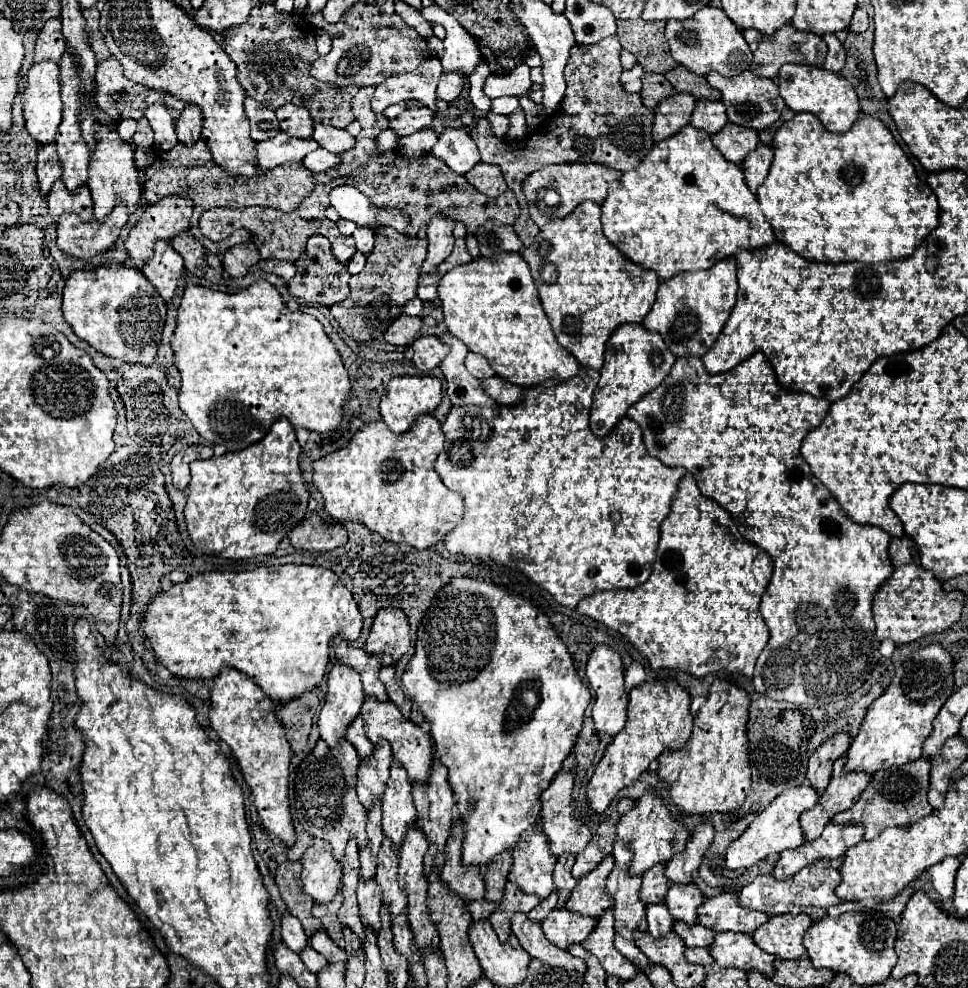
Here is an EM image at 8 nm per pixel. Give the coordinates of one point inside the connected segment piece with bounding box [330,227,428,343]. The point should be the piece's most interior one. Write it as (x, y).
(377, 296)

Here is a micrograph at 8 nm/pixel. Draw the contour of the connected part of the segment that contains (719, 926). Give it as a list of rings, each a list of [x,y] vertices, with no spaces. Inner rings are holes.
[[[722,893],[718,897],[706,899],[704,905],[698,909],[698,915],[700,915],[700,923],[708,929],[714,929],[714,933],[734,931],[746,935],[752,935],[762,923],[770,919],[762,911],[744,909],[738,903],[736,893]]]

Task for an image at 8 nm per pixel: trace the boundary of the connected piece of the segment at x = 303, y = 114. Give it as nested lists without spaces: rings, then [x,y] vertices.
[[[288,103],[280,109],[276,109],[276,117],[278,117],[280,129],[284,133],[294,135],[294,137],[302,137],[302,139],[312,137],[314,119],[306,107],[298,107],[298,105]]]

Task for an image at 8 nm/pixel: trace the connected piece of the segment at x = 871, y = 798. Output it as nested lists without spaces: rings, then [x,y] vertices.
[[[916,759],[906,763],[906,767],[892,767],[886,771],[876,771],[862,791],[858,801],[848,809],[832,817],[834,823],[860,823],[864,825],[864,839],[874,839],[886,827],[904,827],[920,821],[922,817],[932,813],[930,803],[926,801],[928,791],[928,775],[930,775],[930,761]]]

